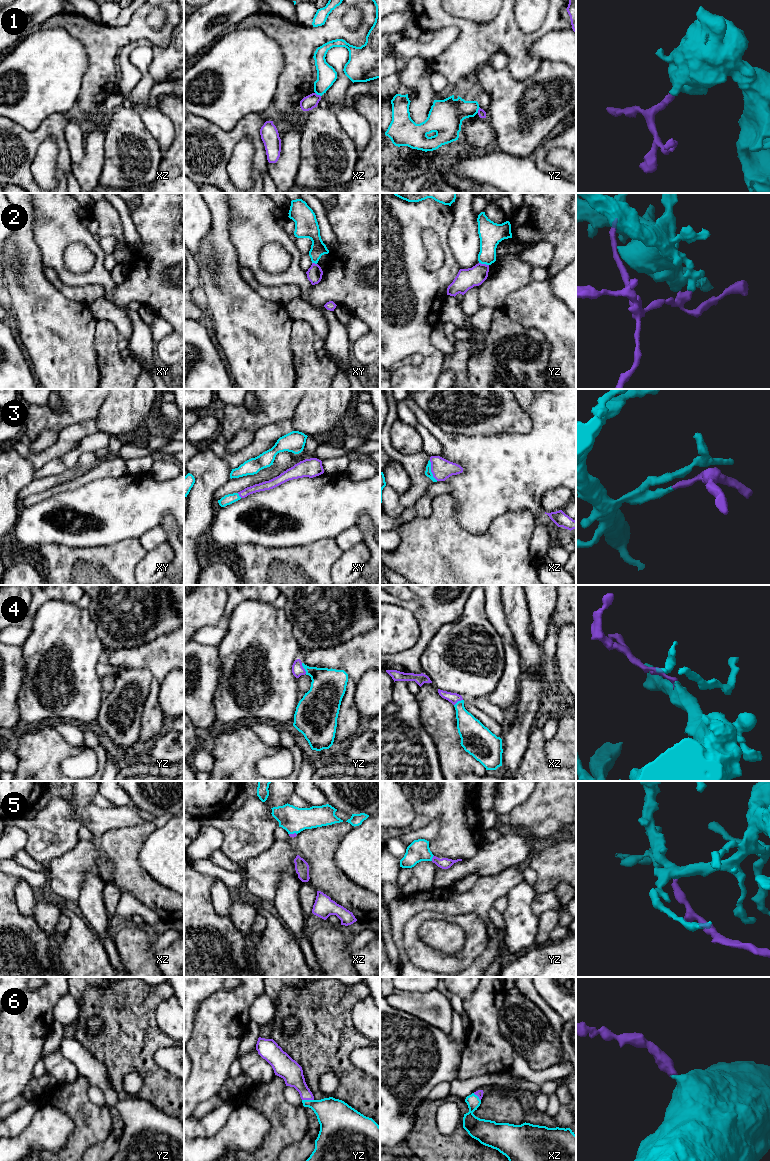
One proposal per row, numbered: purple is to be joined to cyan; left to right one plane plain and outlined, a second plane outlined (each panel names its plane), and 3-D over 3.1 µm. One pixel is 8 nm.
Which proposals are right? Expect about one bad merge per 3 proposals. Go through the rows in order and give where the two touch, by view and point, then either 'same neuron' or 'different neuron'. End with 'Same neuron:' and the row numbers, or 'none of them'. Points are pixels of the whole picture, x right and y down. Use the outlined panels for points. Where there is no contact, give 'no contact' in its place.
1: xz (318, 94) | different neuron
2: yz (484, 263) | different neuron
3: xz (430, 470) | same neuron
4: yz (303, 667) | same neuron
5: yz (432, 857) | same neuron
6: yz (308, 1100) | same neuron
Same neuron: 3, 4, 5, 6

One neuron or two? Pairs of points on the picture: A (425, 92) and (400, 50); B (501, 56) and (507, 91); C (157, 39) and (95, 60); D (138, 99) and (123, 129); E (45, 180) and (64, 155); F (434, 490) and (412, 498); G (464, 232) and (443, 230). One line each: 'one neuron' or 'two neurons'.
A: two neurons
B: two neurons
C: one neuron
D: two neurons
E: two neurons
F: two neurons
G: two neurons

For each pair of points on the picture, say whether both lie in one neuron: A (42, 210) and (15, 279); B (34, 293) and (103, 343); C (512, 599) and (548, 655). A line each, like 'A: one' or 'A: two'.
A: two
B: two
C: two

